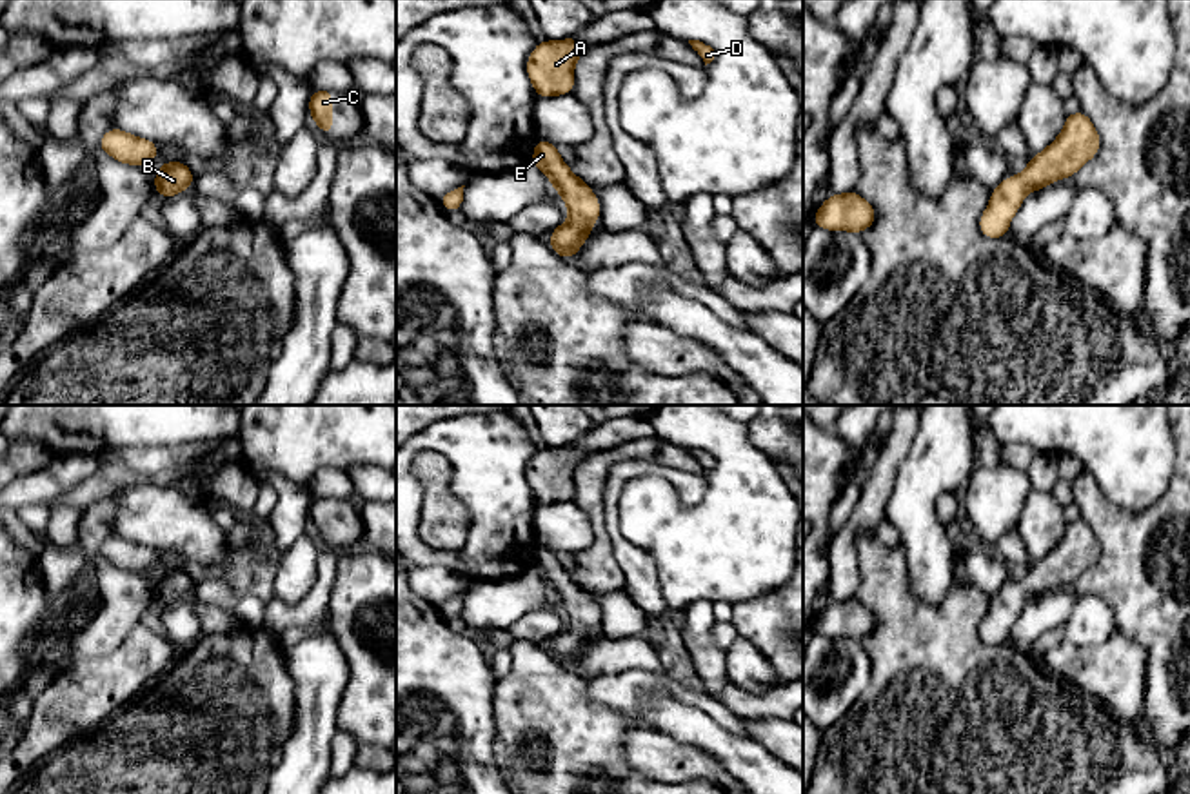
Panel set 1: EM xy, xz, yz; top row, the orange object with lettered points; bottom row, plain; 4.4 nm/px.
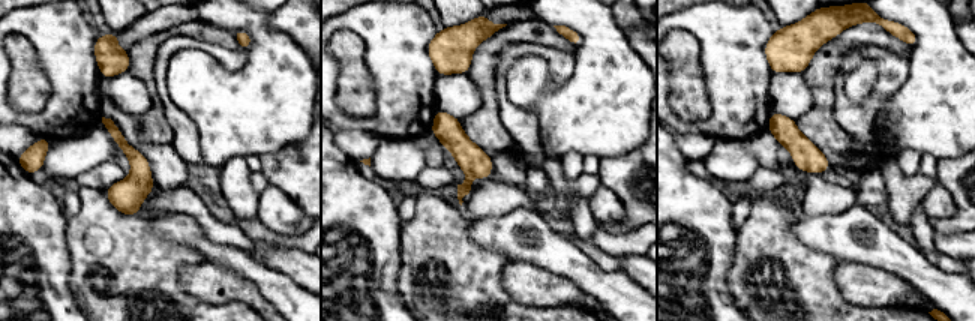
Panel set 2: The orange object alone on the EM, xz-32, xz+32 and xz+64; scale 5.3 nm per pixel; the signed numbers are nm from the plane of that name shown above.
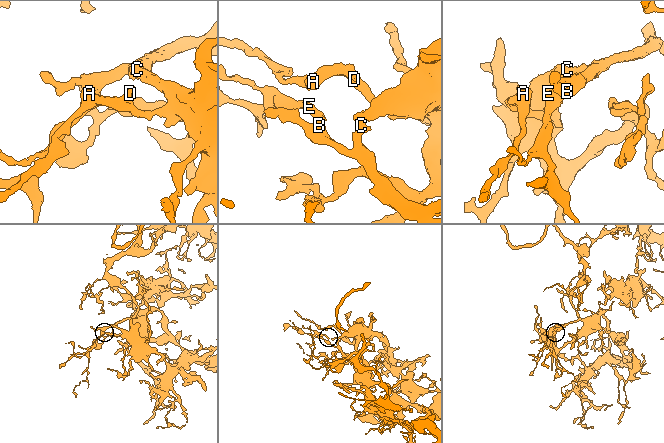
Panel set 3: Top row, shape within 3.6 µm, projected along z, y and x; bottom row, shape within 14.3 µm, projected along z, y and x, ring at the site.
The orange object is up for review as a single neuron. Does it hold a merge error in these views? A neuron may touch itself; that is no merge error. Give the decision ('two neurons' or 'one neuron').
one neuron

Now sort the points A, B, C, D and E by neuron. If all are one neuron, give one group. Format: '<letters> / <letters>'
A B C D E

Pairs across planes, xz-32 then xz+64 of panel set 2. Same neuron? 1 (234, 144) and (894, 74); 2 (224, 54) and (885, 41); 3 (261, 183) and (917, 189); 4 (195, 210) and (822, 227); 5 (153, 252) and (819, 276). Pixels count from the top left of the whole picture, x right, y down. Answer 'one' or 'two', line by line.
1: two
2: two
3: one
4: two
5: one

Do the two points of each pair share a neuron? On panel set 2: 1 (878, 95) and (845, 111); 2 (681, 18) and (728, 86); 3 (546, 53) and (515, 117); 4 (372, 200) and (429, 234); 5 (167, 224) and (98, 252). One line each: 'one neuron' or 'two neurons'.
1: one neuron
2: one neuron
3: one neuron
4: two neurons
5: two neurons

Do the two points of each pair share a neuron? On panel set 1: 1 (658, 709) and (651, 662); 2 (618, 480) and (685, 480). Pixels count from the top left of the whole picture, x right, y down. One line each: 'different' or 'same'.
1: different
2: same

